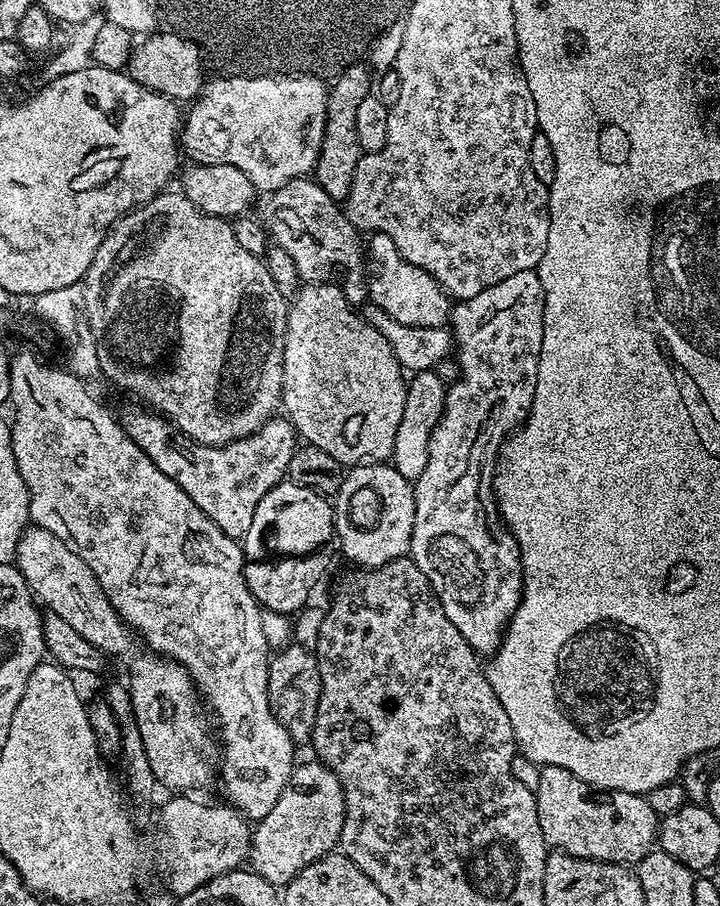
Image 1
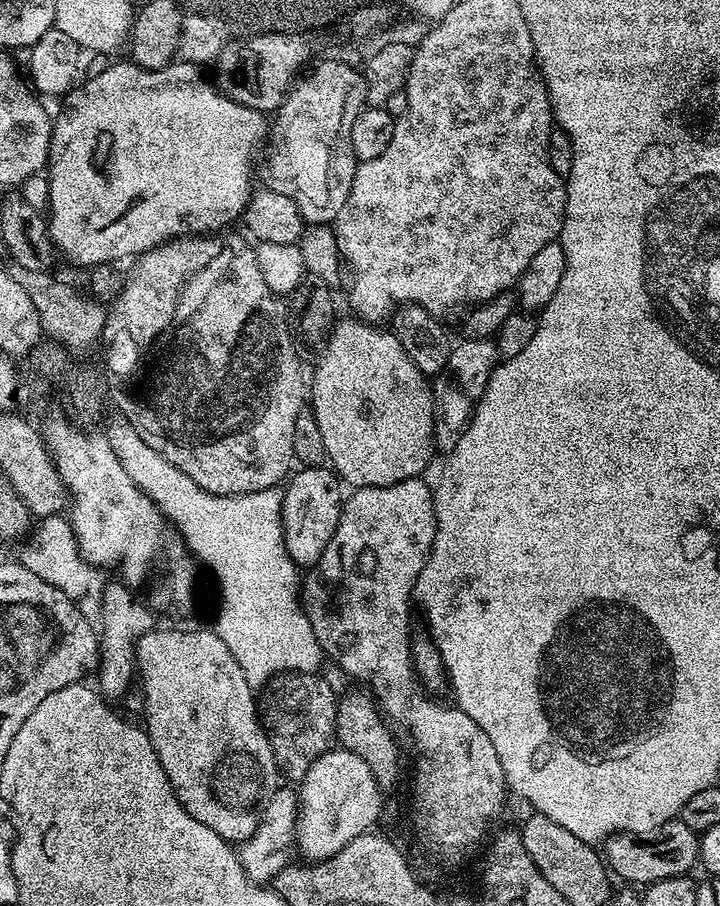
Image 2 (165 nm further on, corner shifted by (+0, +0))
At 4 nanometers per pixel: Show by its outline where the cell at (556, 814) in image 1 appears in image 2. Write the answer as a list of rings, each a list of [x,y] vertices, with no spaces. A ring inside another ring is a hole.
[[[678,818],[668,820],[658,829],[658,837],[660,841],[657,844],[643,844],[643,839],[637,838],[627,832],[618,832],[615,836],[608,837],[602,844],[602,856],[606,861],[607,867],[610,869],[613,877],[621,876],[624,880],[629,880],[629,885],[632,886],[647,886],[658,882],[662,878],[674,878],[675,876],[689,875],[693,870],[692,867],[697,867],[700,858],[700,836],[690,830],[690,826],[686,826],[686,822],[682,822]]]

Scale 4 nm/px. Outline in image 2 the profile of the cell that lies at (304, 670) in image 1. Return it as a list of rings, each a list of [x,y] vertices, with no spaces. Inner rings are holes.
[[[279,672],[259,689],[260,724],[276,755],[277,773],[288,779],[285,781],[303,780],[313,762],[333,747],[337,703],[338,692],[316,672]]]

